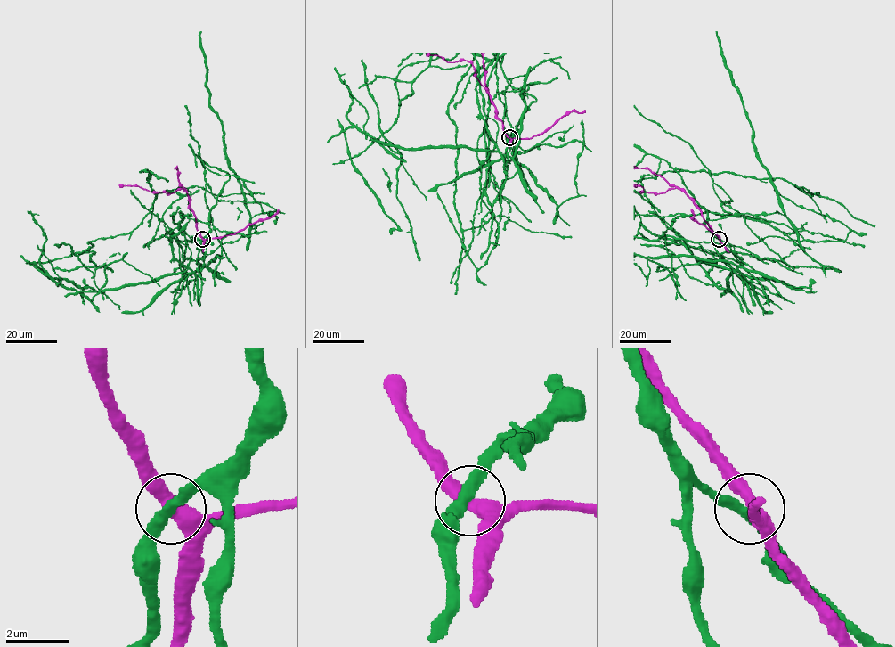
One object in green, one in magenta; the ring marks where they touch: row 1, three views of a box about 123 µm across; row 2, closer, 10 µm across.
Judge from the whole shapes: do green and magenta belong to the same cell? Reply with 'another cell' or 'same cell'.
same cell

